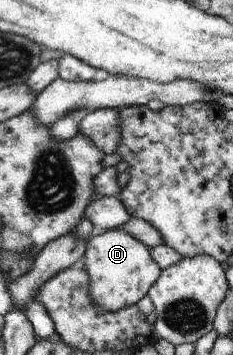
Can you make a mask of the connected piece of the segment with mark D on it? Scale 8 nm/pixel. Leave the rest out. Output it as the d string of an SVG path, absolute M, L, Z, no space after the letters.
M121 228L107 230L88 241L83 267L90 275L90 299L102 311L120 311L138 303L158 281L162 270L152 259L150 248Z

